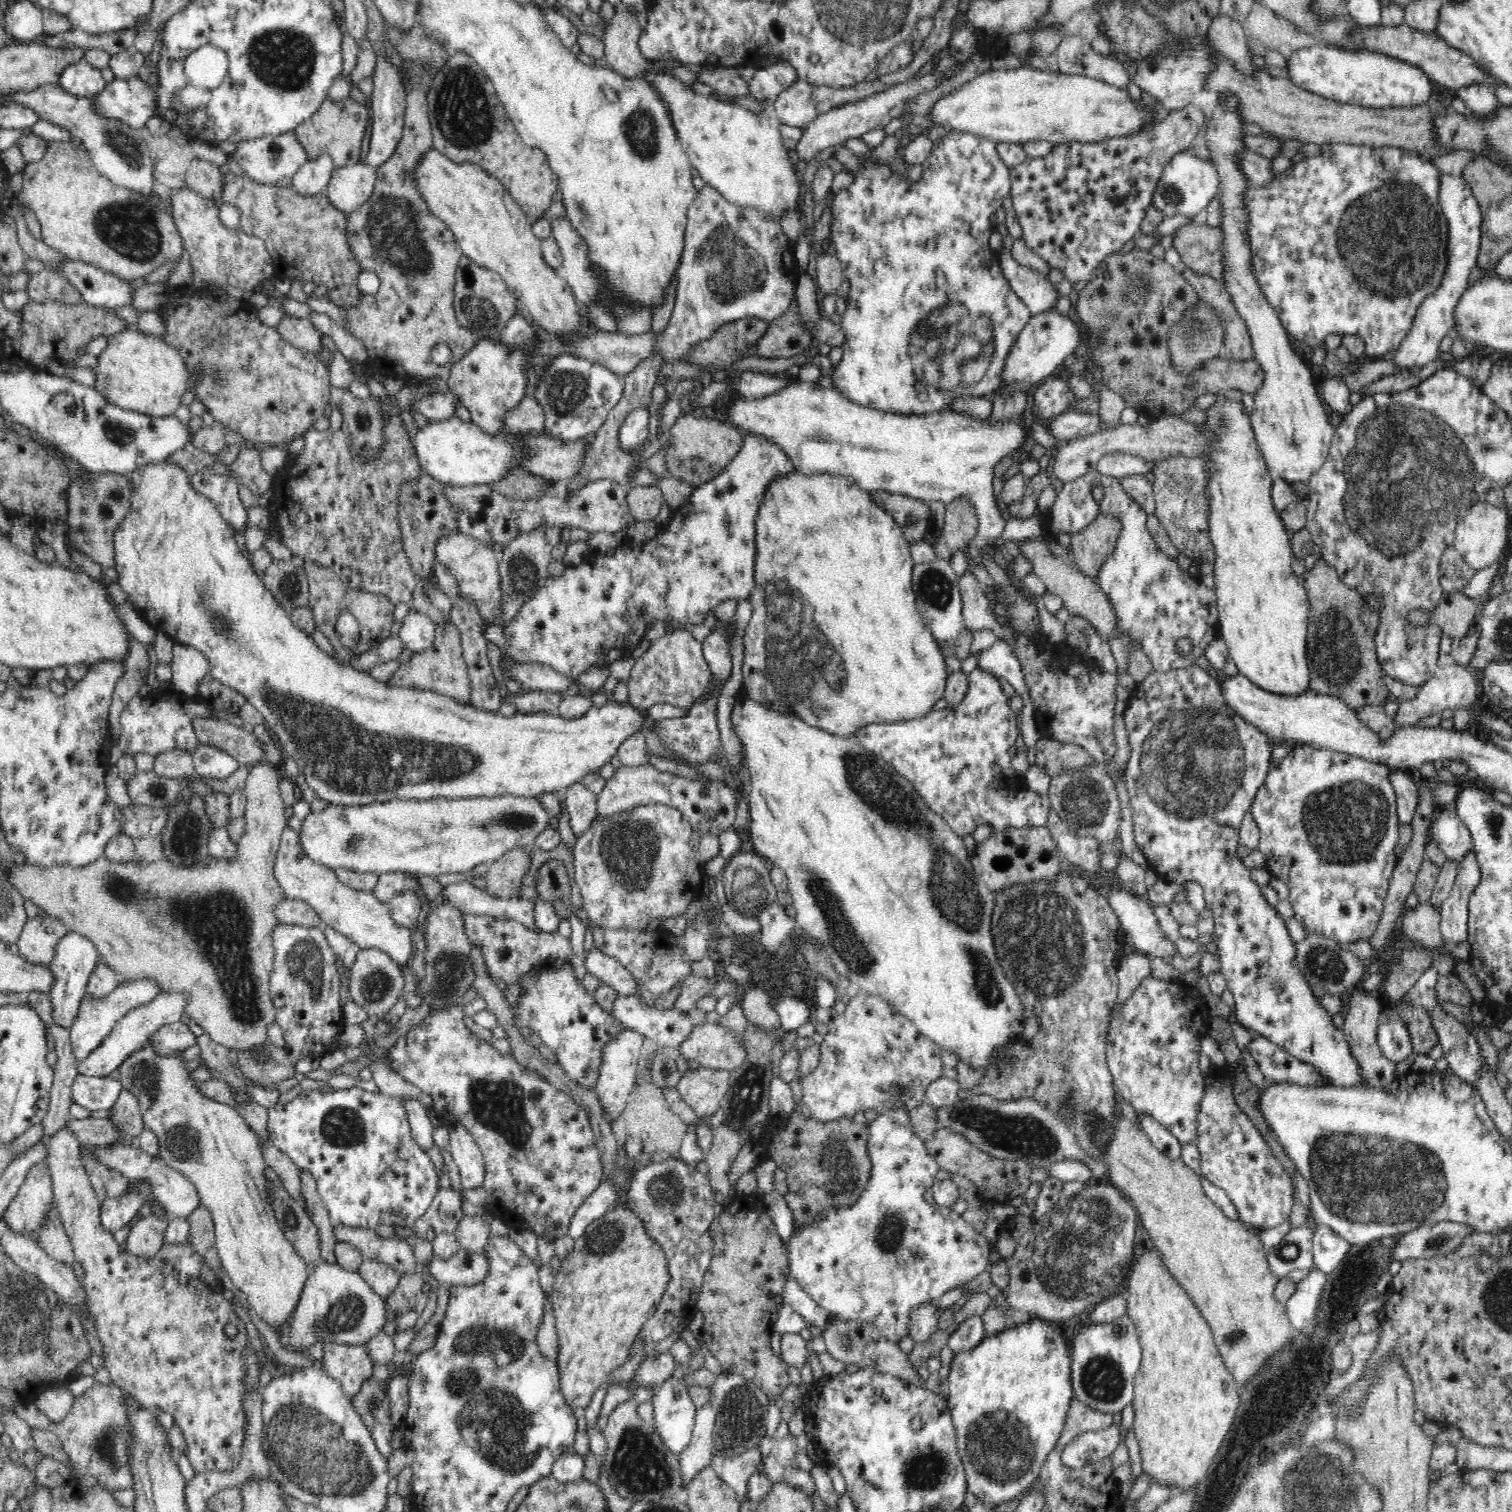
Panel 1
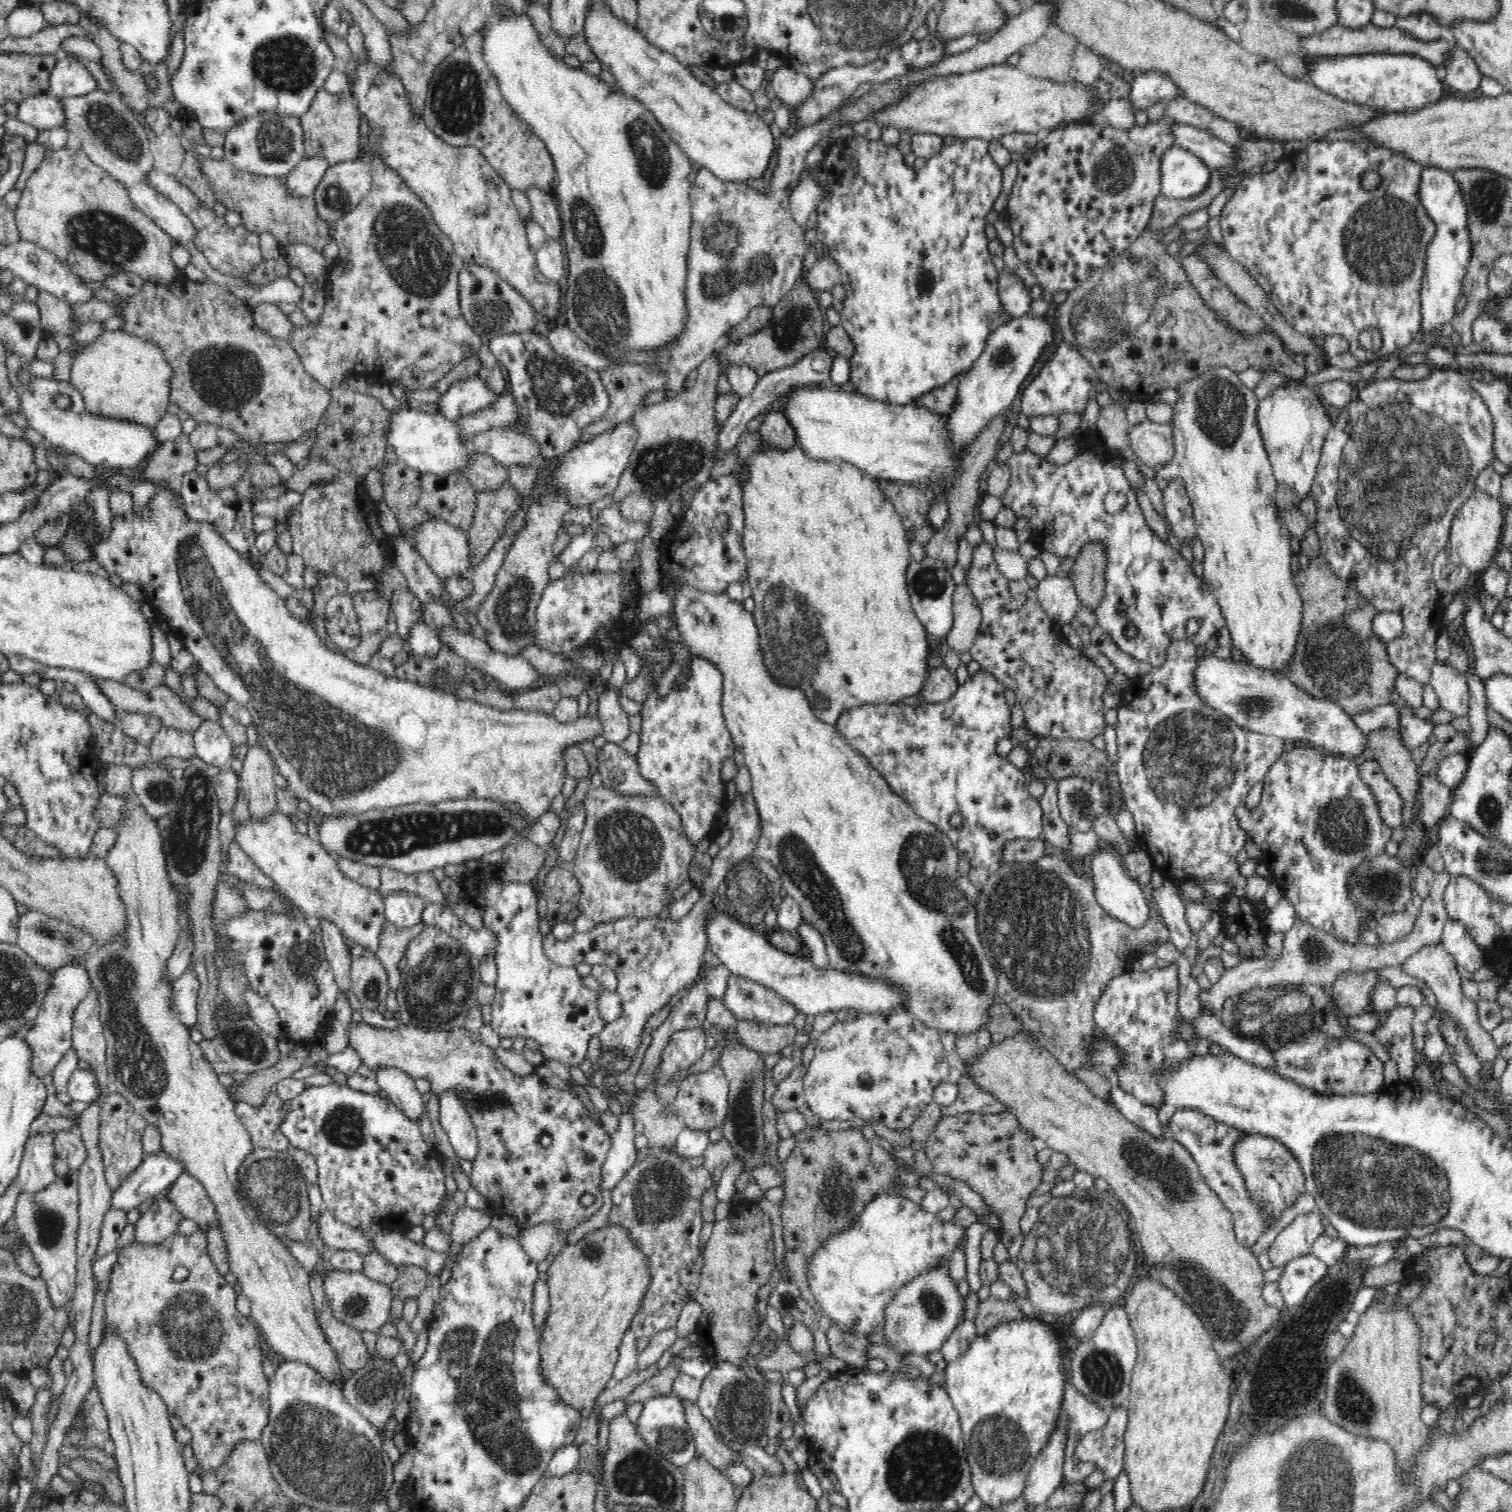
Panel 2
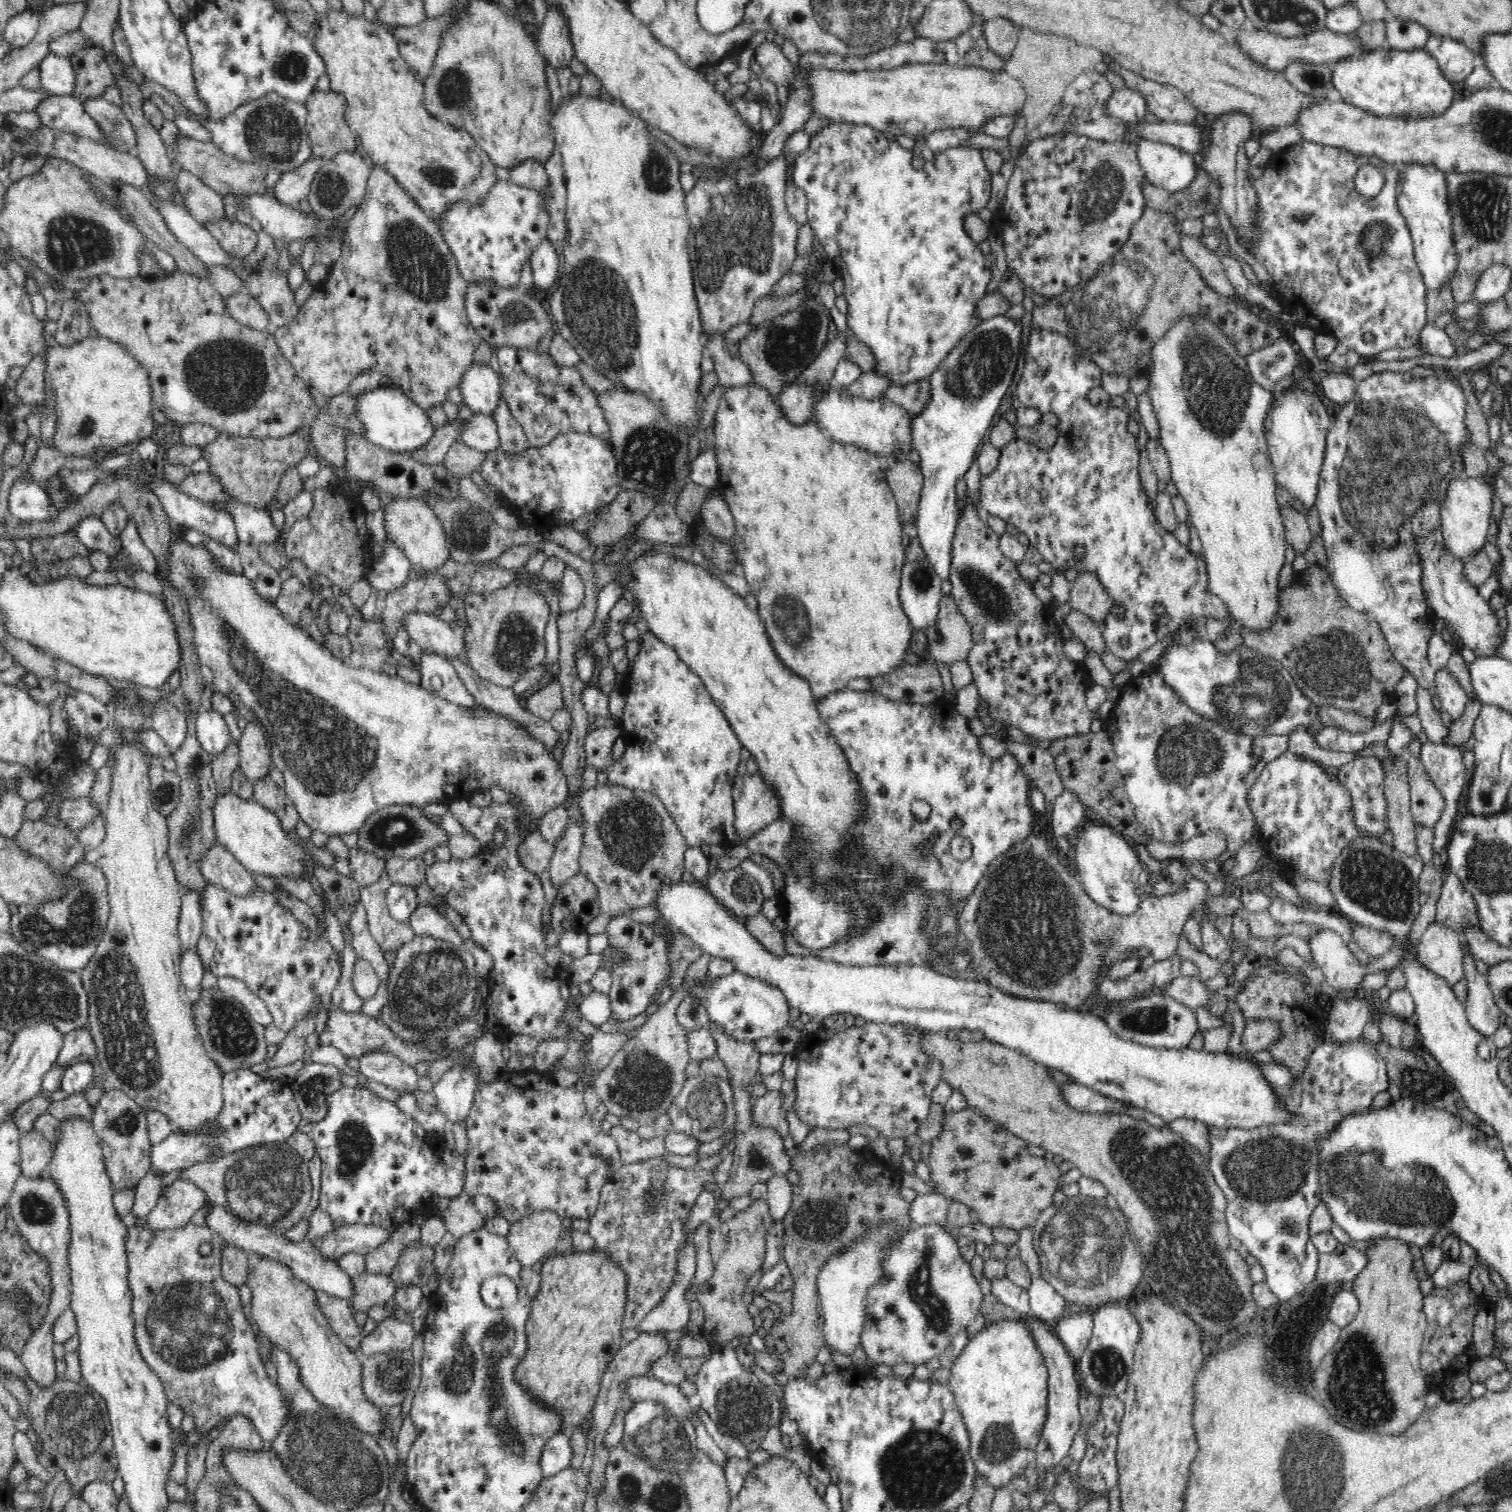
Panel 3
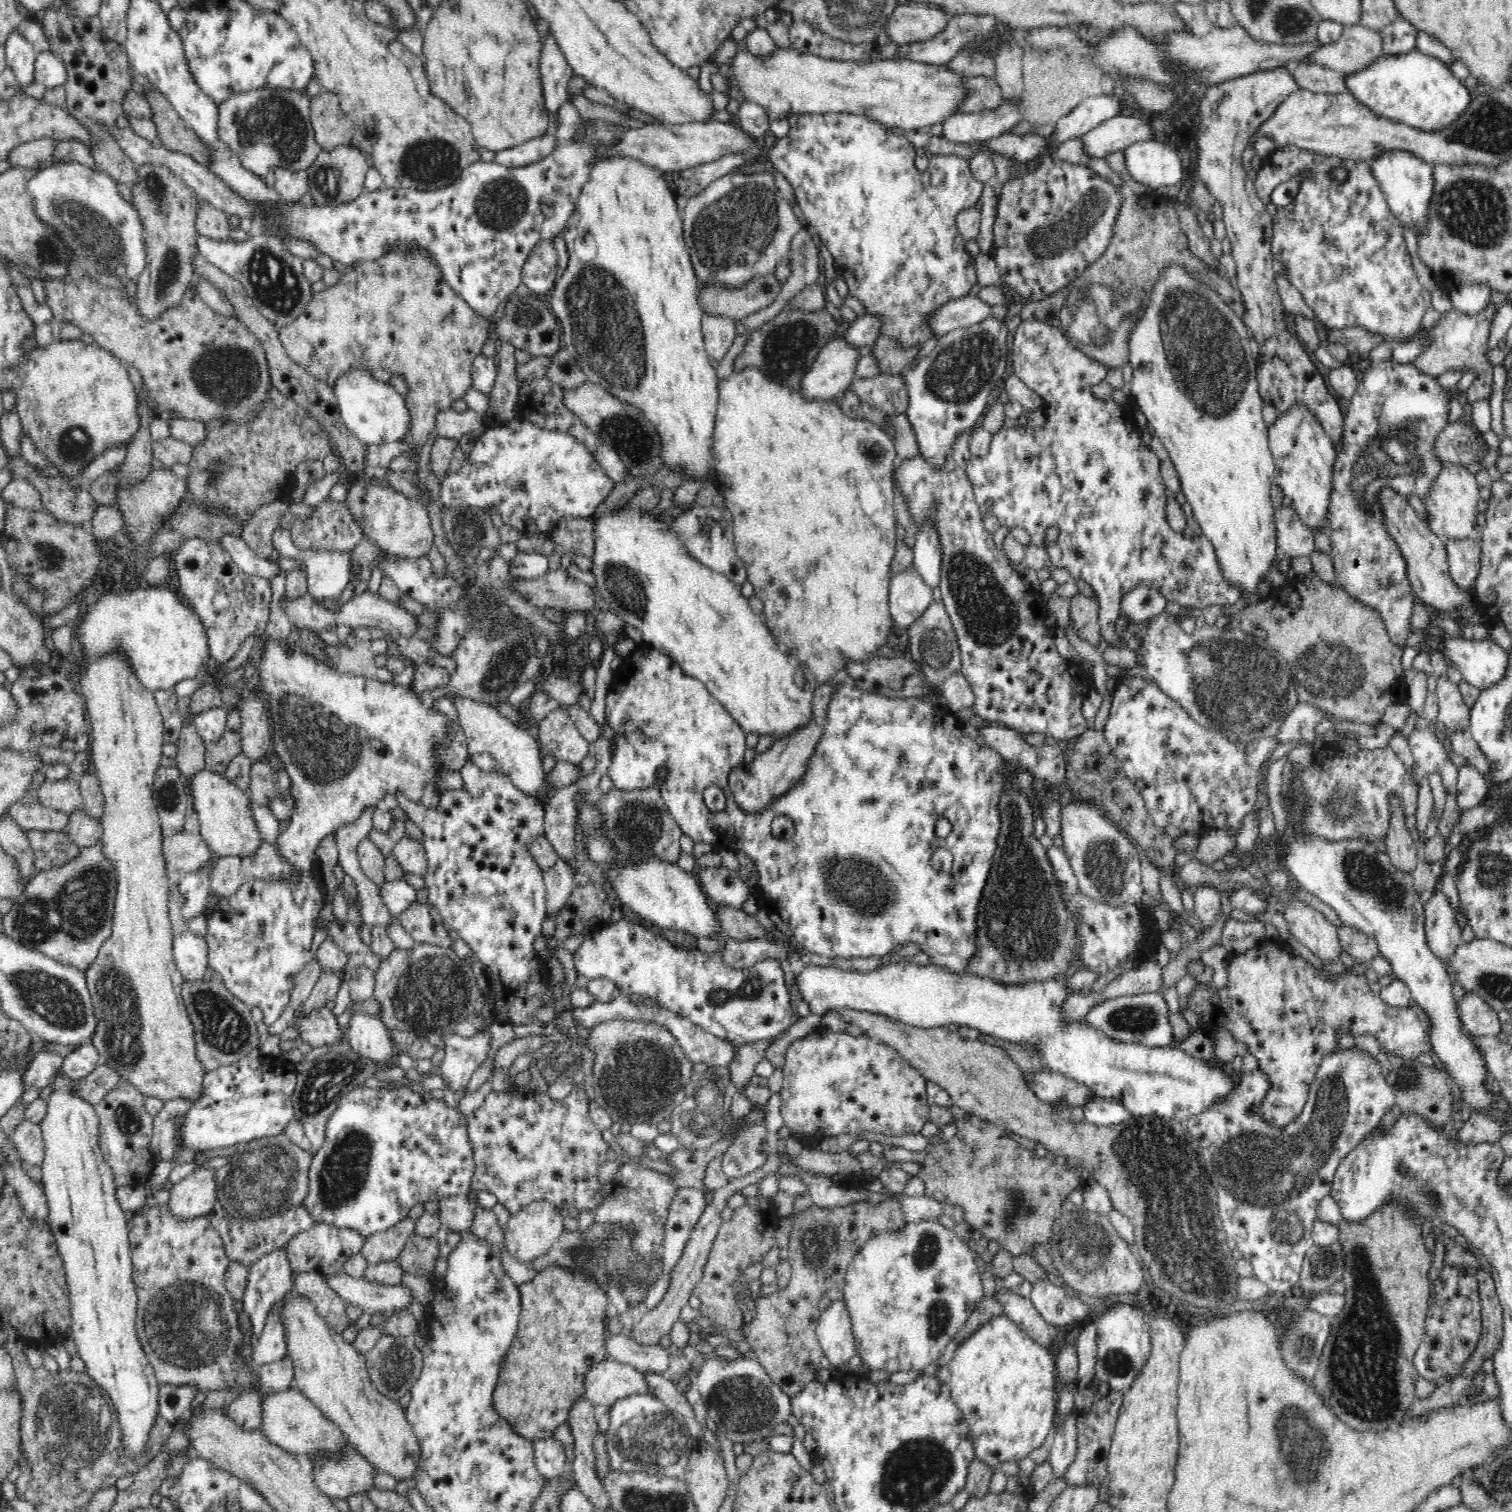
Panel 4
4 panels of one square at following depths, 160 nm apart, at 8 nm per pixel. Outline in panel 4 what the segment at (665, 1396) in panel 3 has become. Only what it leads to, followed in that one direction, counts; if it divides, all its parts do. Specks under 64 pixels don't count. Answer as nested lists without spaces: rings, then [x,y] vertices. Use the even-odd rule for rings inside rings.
[[[606,1359],[592,1364],[584,1378],[585,1398],[594,1404],[614,1404],[620,1397],[632,1393],[650,1392],[644,1373],[631,1364]]]

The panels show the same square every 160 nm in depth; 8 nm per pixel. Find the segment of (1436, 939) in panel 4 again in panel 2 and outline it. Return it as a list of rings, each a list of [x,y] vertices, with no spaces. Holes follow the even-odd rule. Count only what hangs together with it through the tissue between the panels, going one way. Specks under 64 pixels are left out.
[[[1438,942],[1433,946],[1424,946],[1420,948],[1420,950],[1416,950],[1410,958],[1406,958],[1406,962],[1402,962],[1400,967],[1406,974],[1423,980],[1432,989],[1436,1000],[1439,1000],[1443,1008],[1447,1009],[1448,1013],[1454,1017],[1454,1021],[1466,1031],[1470,1047],[1472,1047],[1479,1056],[1482,1056],[1488,1065],[1491,1065],[1491,1070],[1494,1070],[1494,1060],[1498,1058],[1499,1053],[1498,1047],[1496,1047],[1491,1033],[1480,1025],[1478,1005],[1476,1005],[1476,1002],[1464,997],[1463,990],[1461,989],[1463,976],[1460,975],[1460,969],[1458,969],[1455,958],[1445,950],[1442,942]]]

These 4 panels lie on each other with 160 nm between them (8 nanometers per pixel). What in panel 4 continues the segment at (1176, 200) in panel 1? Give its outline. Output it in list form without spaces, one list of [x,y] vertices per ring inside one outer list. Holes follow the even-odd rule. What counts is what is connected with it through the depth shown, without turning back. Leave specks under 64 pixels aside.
[[[1138,140],[1122,151],[1124,167],[1143,186],[1158,190],[1183,180],[1182,157],[1170,142]]]

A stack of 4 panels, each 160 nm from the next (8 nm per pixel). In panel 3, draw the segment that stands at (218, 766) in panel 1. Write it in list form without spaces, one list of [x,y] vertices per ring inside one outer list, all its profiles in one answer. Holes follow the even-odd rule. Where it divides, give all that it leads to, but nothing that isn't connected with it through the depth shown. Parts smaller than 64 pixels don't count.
[[[200,709],[196,718],[197,740],[202,748],[212,755],[216,755],[231,742],[228,726],[218,711]]]

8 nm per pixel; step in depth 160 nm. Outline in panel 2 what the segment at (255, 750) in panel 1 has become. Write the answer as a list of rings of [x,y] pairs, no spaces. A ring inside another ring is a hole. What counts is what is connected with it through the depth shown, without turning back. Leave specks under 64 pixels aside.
[[[98,677],[95,680],[99,684],[101,692],[109,699],[109,702],[115,709],[156,716],[161,719],[164,726],[177,729],[178,731],[186,731],[186,733],[193,733],[203,720],[198,714],[194,713],[190,706],[187,706],[185,698],[178,696],[174,690],[171,690],[166,685],[158,686],[158,688],[152,688],[150,691],[142,693],[118,681],[105,680]]]

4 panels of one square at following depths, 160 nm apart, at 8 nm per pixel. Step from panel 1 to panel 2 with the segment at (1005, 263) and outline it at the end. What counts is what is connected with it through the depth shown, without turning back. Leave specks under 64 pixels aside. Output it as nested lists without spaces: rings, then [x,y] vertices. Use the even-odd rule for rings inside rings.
[[[1004,269],[999,274],[998,297],[1011,319],[1027,315],[1033,302],[1030,288],[1022,283],[1020,277]]]

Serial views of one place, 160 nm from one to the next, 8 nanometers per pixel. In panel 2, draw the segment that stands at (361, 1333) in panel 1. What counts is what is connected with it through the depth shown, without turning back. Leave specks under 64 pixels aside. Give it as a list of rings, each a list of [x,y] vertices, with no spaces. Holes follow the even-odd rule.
[[[336,1269],[328,1272],[324,1278],[324,1293],[325,1300],[327,1304],[331,1305],[335,1319],[351,1325],[360,1333],[365,1330],[379,1333],[386,1321],[392,1320],[390,1307],[394,1296],[391,1288],[388,1288],[388,1285],[384,1285],[383,1282],[372,1280],[362,1272],[342,1272]]]

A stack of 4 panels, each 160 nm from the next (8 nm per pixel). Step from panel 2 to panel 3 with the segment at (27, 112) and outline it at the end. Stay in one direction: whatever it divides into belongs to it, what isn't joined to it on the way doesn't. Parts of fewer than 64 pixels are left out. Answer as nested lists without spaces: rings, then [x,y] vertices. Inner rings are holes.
[[[48,94],[46,99],[37,104],[35,112],[44,124],[63,129],[64,132],[88,136],[102,144],[110,140],[110,137],[105,138],[95,120],[90,118],[81,102],[72,95]]]

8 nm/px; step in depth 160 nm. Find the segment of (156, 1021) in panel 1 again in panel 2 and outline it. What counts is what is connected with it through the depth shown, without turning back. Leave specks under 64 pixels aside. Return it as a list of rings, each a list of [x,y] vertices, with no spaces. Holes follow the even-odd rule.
[[[193,970],[182,974],[172,982],[174,992],[174,1003],[172,1007],[180,1013],[179,1019],[188,1028],[197,1021],[197,994],[199,991],[199,980]]]

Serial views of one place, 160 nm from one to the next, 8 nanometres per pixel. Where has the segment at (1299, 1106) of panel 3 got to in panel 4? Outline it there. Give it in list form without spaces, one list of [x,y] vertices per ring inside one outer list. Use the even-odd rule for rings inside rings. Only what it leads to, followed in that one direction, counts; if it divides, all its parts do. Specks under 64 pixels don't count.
[[[1356,1046],[1338,1048],[1324,1058],[1311,1082],[1303,1111],[1286,1127],[1264,1122],[1257,1110],[1268,1088],[1268,1078],[1260,1071],[1242,1073],[1228,1096],[1210,1103],[1185,1123],[1200,1144],[1205,1170],[1216,1188],[1222,1229],[1236,1242],[1236,1254],[1254,1266],[1255,1278],[1281,1297],[1286,1291],[1297,1292],[1304,1256],[1313,1245],[1311,1232],[1318,1204],[1329,1196],[1336,1172],[1348,1154],[1379,1126],[1382,1116],[1391,1111],[1396,1096],[1384,1079],[1378,1060]]]

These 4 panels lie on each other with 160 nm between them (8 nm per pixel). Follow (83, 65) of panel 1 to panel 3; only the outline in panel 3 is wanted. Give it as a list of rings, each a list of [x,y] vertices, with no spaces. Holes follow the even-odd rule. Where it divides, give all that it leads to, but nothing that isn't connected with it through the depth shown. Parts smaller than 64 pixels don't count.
[[[50,53],[37,65],[43,90],[50,95],[72,95],[74,92],[74,67],[68,57]]]

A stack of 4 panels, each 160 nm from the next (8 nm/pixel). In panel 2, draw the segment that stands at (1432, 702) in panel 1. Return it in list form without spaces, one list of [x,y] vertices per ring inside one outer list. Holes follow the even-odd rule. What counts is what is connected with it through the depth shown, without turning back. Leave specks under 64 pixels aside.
[[[1437,661],[1432,668],[1429,684],[1438,695],[1440,709],[1452,712],[1454,717],[1468,715],[1470,704],[1466,673],[1458,672],[1447,662]],[[1385,704],[1362,712],[1360,715],[1351,716],[1358,731],[1368,738],[1368,734],[1379,731],[1380,728],[1398,729],[1400,727],[1401,714],[1398,708],[1391,704]]]

